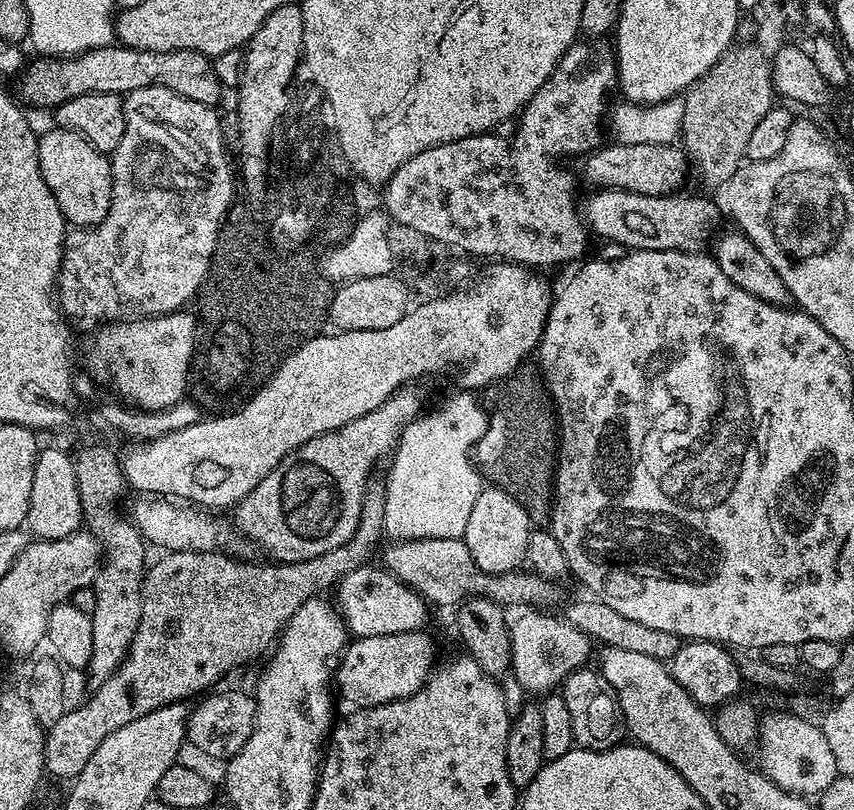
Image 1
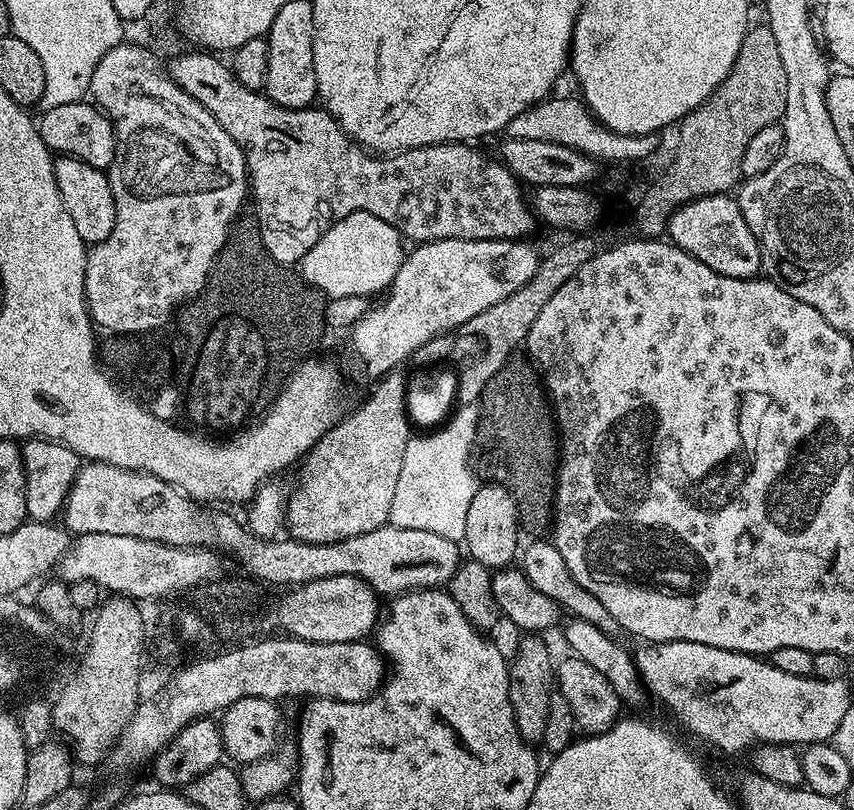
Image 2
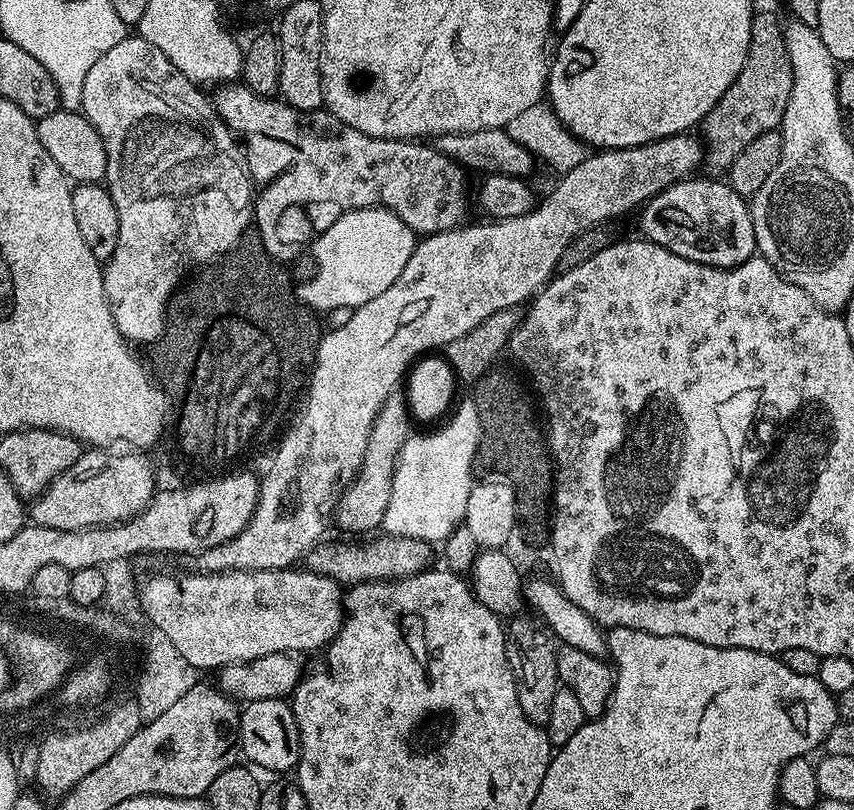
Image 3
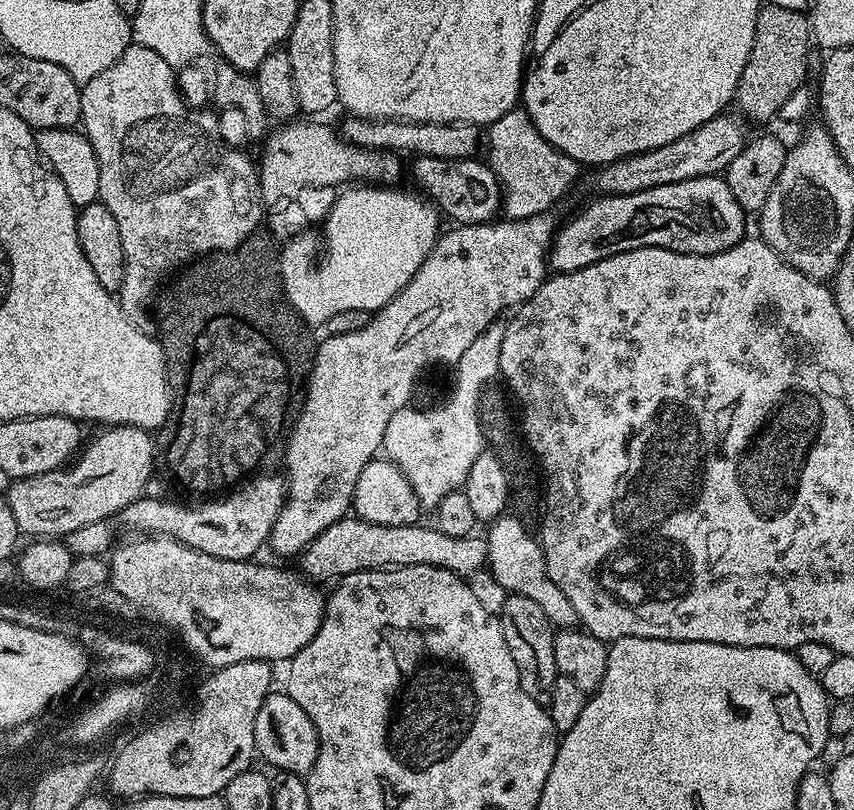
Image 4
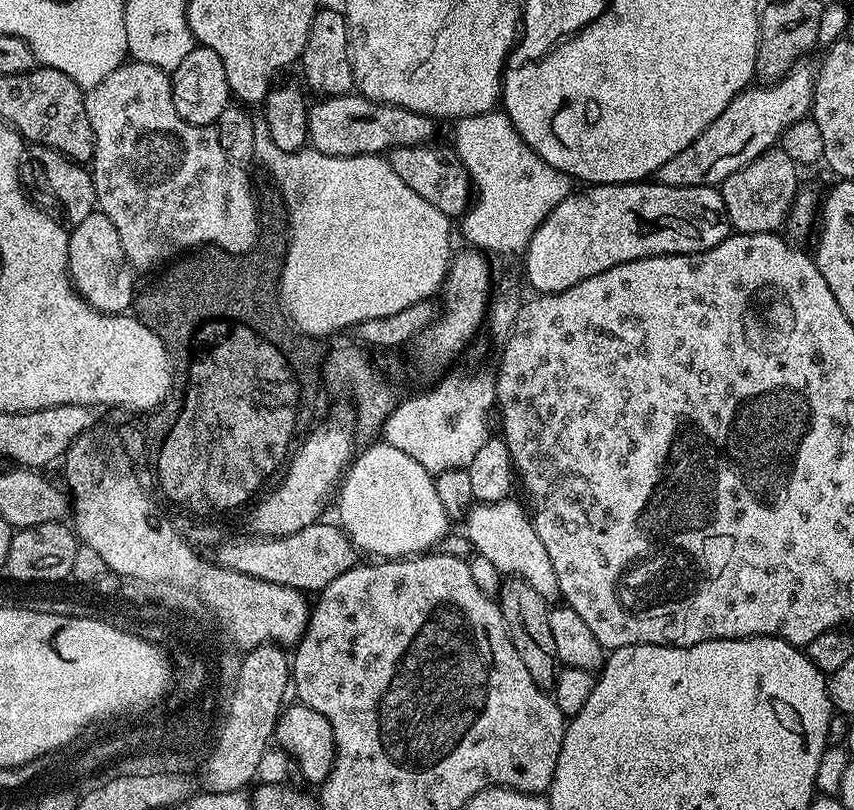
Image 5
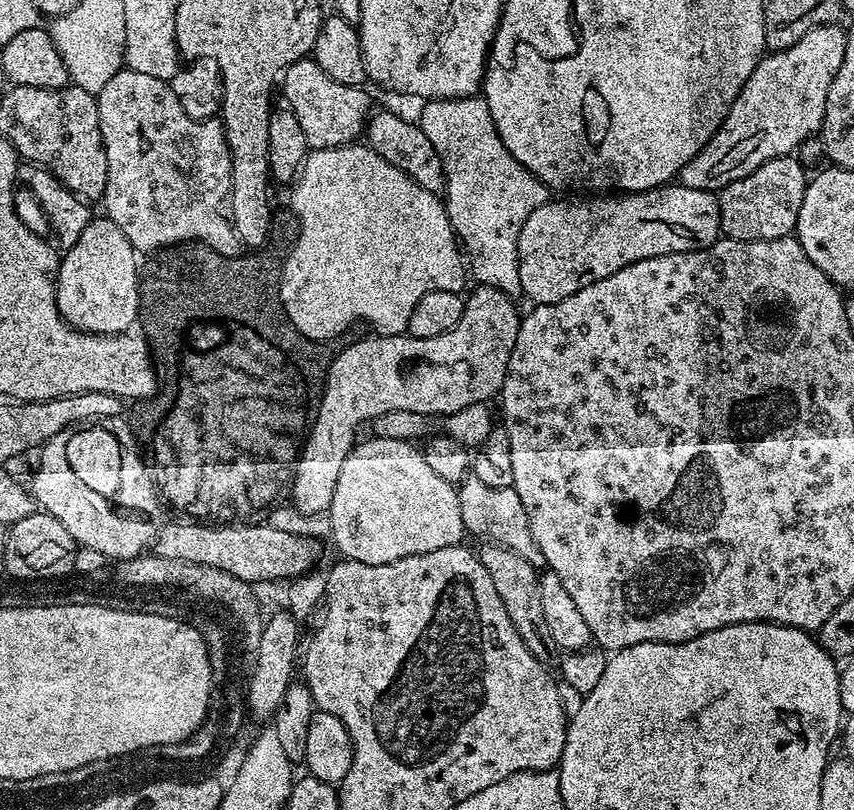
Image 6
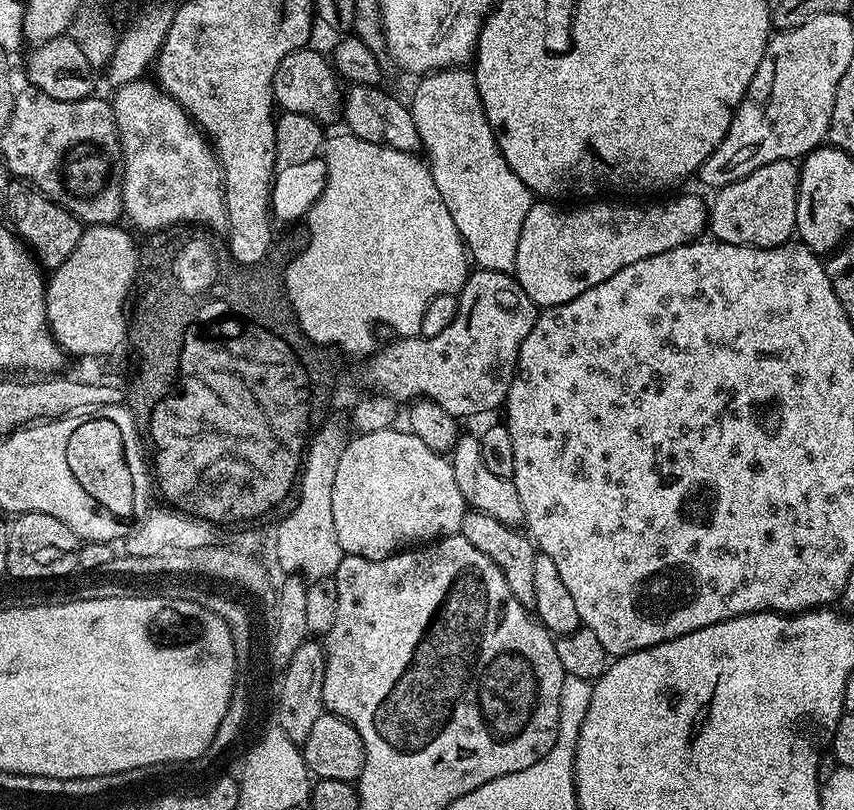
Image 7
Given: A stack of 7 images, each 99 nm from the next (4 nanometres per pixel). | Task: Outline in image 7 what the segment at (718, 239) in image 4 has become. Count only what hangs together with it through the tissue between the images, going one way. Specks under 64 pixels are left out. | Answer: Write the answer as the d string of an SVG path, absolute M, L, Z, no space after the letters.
M676 196L673 200L664 200L661 204L636 204L640 202L632 202L627 208L624 204L588 204L592 202L584 202L581 208L568 208L565 212L559 212L557 205L552 202L536 202L533 203L530 214L526 214L526 222L522 222L522 234L518 238L518 258L516 259L515 278L522 286L522 290L526 290L529 298L535 302L541 309L553 308L559 304L570 302L570 298L578 298L578 294L582 294L586 290L590 290L594 286L598 286L598 282L606 282L606 278L614 278L614 274L618 274L618 270L630 266L630 262L642 262L642 258L654 258L654 254L666 254L666 250L674 250L683 244L691 244L693 240L701 235L700 231L705 231L708 223L709 209L696 196Z

